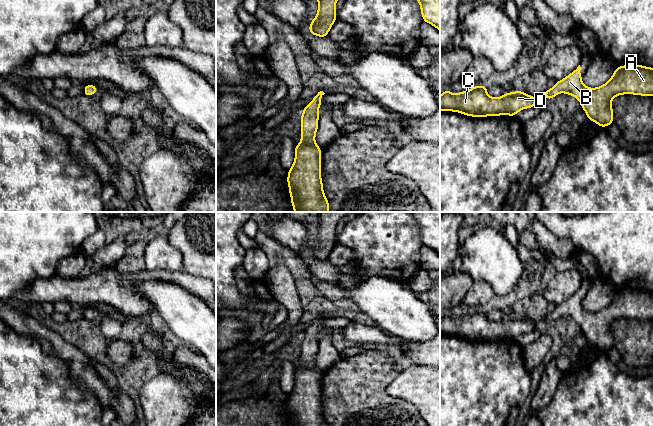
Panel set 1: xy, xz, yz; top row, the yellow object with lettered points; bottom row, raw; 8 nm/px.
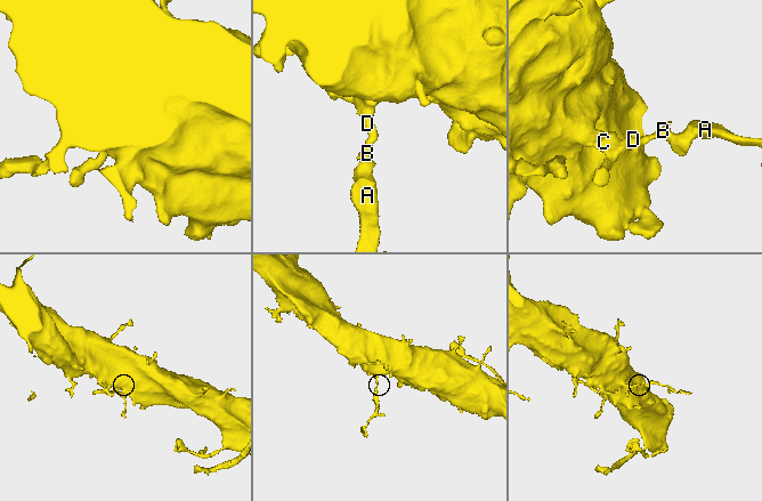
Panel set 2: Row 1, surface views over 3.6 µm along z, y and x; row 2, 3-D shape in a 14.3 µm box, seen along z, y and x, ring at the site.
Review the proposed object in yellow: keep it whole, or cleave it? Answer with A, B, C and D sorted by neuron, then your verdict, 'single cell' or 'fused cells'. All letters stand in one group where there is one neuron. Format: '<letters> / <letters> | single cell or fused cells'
A B C D | single cell

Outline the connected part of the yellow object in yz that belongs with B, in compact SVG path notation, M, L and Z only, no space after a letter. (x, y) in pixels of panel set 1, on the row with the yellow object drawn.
M579 65L567 77L556 82L553 88L547 89L544 97L548 100L558 93L576 97L588 119L600 127L613 123L611 101L615 96L622 94L653 96L653 68L642 65L619 66L611 79L597 88L589 88L582 83L580 69Z

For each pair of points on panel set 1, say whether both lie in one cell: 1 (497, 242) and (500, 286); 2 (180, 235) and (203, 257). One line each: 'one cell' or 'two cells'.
1: one cell
2: one cell

